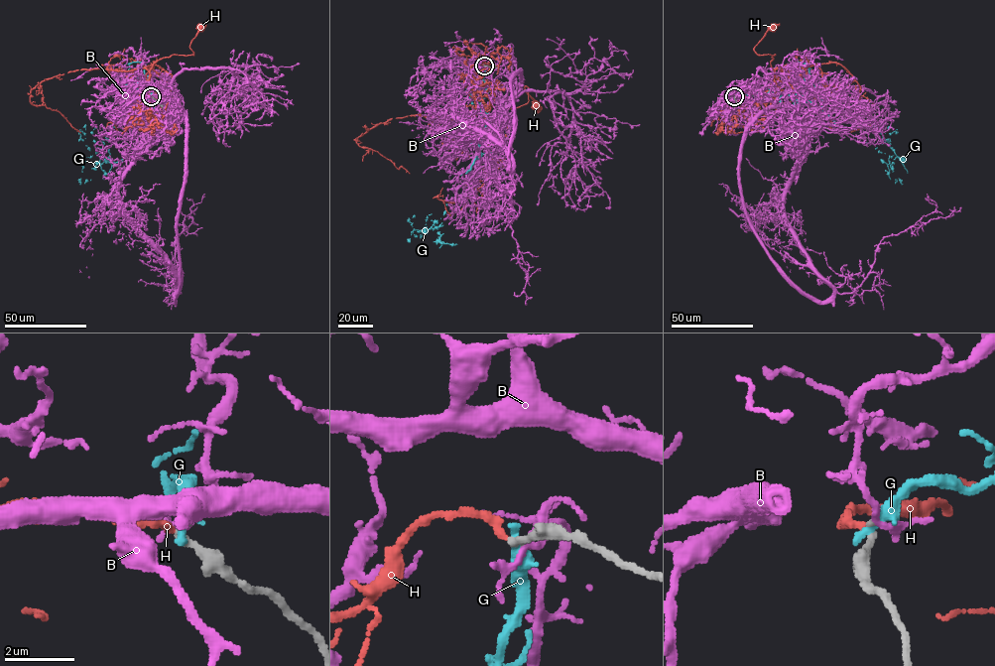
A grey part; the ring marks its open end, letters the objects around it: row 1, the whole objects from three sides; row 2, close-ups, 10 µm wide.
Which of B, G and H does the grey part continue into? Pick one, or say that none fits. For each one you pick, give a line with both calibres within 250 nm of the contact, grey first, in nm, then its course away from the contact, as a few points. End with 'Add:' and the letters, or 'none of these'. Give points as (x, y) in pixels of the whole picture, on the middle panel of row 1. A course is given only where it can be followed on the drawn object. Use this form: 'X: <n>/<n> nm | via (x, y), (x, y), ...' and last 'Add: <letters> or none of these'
H: 240/240 nm | via (484, 66), (471, 72), (477, 105), (517, 108), (529, 100), (525, 86), (537, 106)
Add: H

